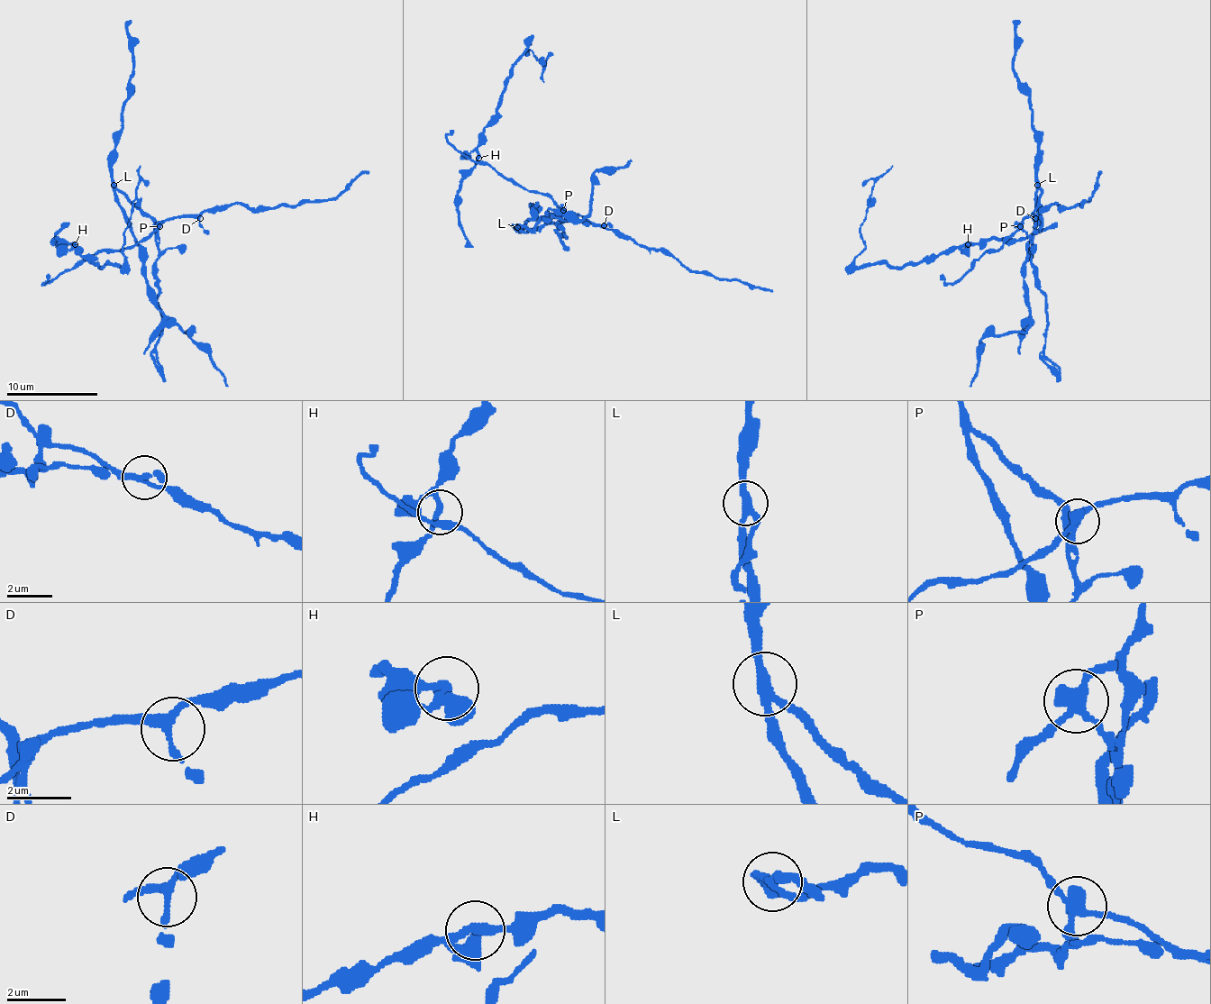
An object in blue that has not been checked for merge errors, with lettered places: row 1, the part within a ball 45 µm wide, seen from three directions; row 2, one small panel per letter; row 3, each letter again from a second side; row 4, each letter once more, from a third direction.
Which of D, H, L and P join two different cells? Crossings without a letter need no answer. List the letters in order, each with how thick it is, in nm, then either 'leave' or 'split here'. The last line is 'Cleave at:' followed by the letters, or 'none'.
D: calibre 240 nm; leave
H: calibre 220 nm; leave
L: calibre 240 nm; split here
P: calibre 360 nm; split here
Cleave at: L, P

